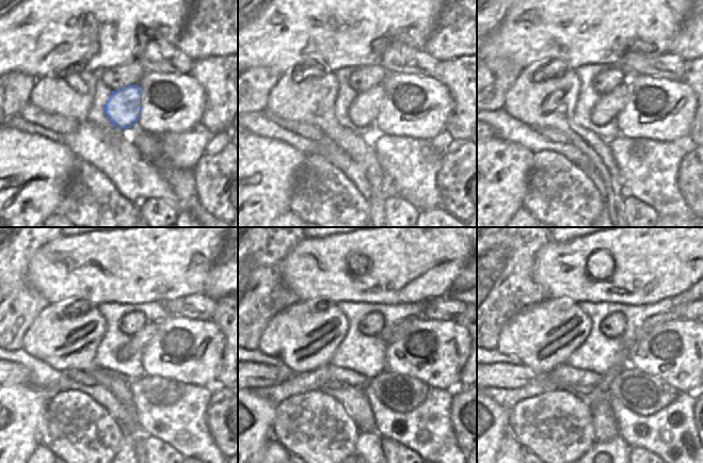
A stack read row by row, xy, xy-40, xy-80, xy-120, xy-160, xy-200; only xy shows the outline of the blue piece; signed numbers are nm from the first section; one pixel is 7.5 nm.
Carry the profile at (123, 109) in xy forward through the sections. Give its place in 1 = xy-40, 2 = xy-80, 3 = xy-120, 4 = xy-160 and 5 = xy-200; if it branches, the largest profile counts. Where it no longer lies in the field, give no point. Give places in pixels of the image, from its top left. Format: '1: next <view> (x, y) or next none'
1: next xy-40 (366, 107)
2: next xy-80 (608, 107)
3: next xy-120 (139, 340)
4: next xy-160 (400, 329)
5: next xy-200 (658, 319)

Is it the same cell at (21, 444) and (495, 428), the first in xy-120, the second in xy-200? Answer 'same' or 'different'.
same

